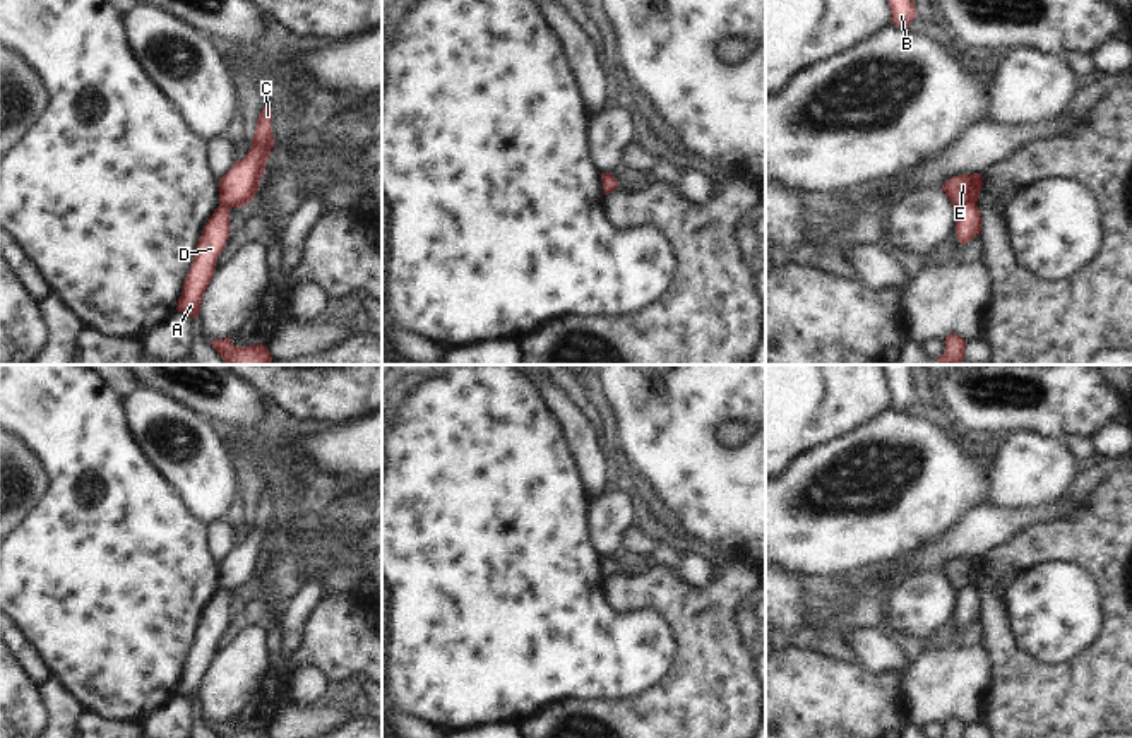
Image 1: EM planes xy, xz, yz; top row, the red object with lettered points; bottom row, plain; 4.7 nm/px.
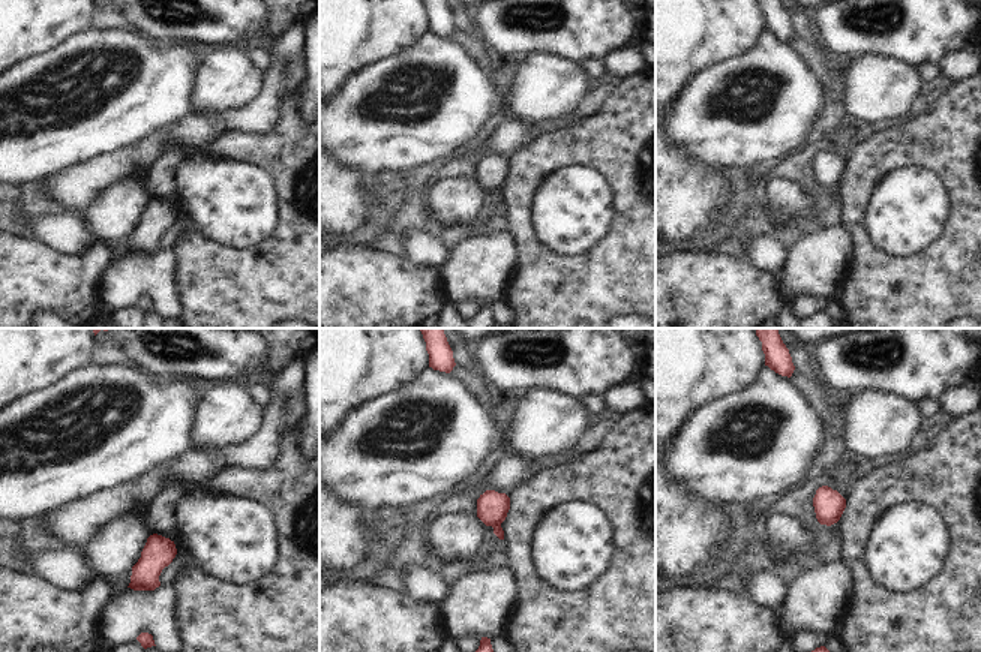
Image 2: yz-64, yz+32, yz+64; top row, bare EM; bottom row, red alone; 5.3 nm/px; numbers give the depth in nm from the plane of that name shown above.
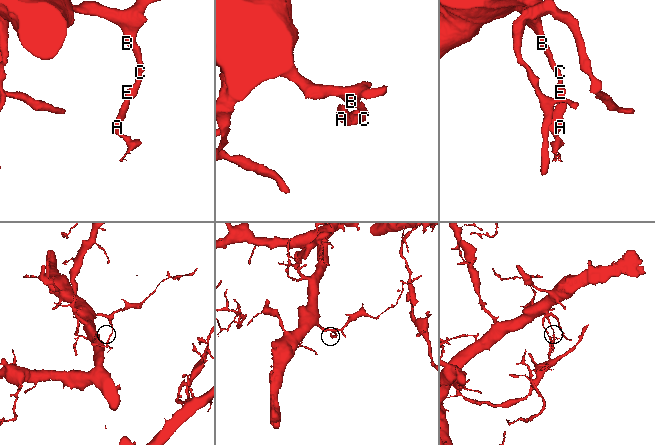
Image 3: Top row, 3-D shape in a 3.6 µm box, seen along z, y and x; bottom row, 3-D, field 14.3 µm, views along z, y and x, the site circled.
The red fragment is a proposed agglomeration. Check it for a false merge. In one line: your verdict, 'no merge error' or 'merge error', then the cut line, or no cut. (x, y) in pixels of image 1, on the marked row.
merge error; cut yz (975, 201), (958, 209)

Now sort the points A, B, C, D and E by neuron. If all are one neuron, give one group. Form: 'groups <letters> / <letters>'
groups A D / B C E

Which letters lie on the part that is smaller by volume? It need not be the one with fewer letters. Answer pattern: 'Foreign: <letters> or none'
Foreign: A, D

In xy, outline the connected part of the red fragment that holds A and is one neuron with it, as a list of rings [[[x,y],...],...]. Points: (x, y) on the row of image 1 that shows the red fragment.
[[[219,205],[202,229],[192,267],[178,300],[178,312],[199,318],[202,296],[216,272],[216,260],[229,236],[229,207]]]

